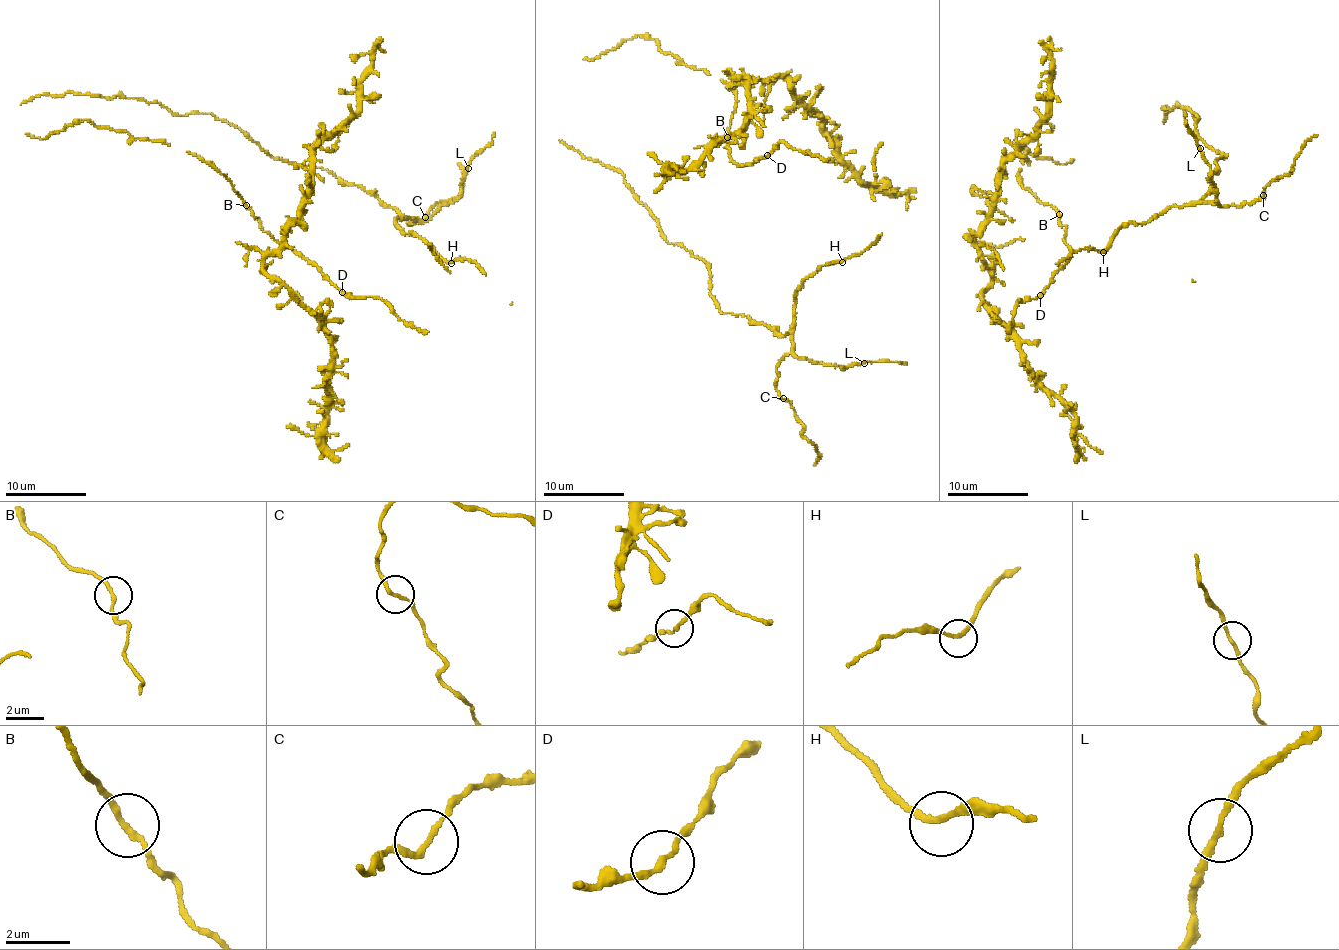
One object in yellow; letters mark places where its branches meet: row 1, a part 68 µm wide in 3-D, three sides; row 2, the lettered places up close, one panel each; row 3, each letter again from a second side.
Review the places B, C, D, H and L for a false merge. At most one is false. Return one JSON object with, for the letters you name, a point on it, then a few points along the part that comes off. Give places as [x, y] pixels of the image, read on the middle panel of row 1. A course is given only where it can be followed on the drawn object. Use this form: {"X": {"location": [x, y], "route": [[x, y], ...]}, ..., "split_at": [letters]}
{"split_at": []}

